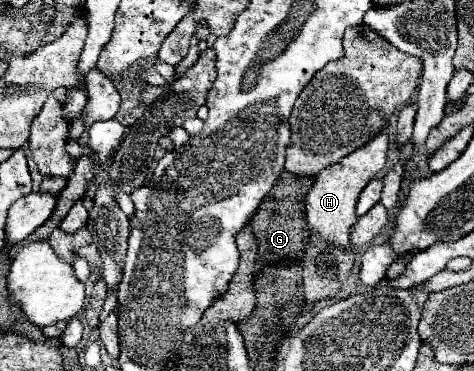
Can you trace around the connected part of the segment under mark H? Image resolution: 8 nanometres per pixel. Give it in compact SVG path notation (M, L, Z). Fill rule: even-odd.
M385 126L377 136L373 136L373 140L369 140L369 144L363 144L361 150L351 152L349 156L341 158L339 164L331 164L315 176L315 184L307 192L307 224L311 230L317 230L321 236L329 238L337 246L343 248L351 246L349 230L357 222L355 216L357 198L361 190L369 184L369 180L373 180L373 176L377 176L383 170L387 142L389 142L389 132Z

